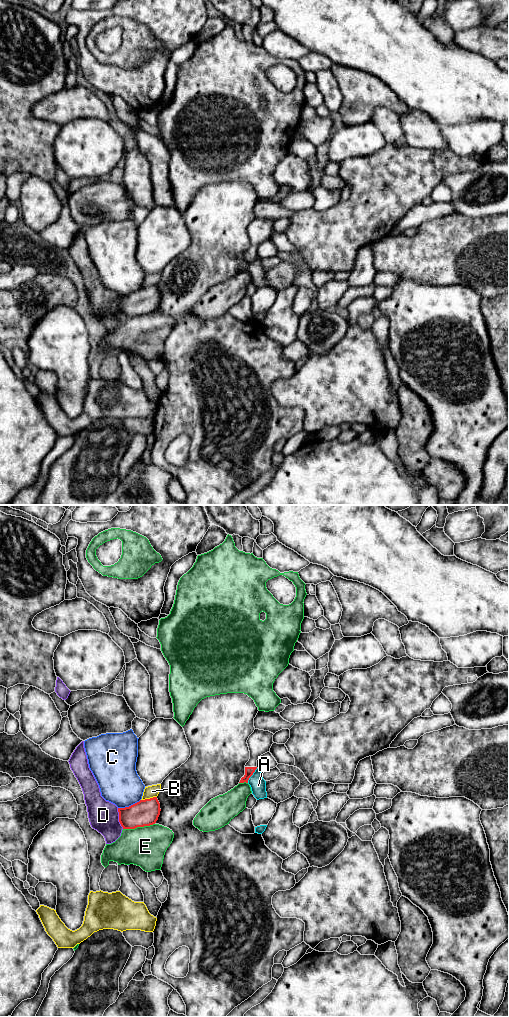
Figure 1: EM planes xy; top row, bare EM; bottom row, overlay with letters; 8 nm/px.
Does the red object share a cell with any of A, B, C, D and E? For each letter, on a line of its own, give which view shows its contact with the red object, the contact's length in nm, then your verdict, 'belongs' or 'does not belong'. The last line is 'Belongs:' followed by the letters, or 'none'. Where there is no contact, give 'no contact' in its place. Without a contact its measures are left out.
A: contact in xy; length 150 nm; does not belong
B: contact in xy; length 130 nm; does not belong
C: contact in xy; length 200 nm; does not belong
D: contact in xy; length 180 nm; does not belong
E: contact in xy; length 260 nm; does not belong
Belongs: none

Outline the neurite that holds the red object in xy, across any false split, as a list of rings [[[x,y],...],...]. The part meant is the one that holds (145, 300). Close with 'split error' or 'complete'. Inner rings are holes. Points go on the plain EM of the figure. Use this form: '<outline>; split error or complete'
[[[157,285],[140,288],[129,295],[118,296],[119,310],[123,317],[150,314],[156,311],[160,299]]]; complete

